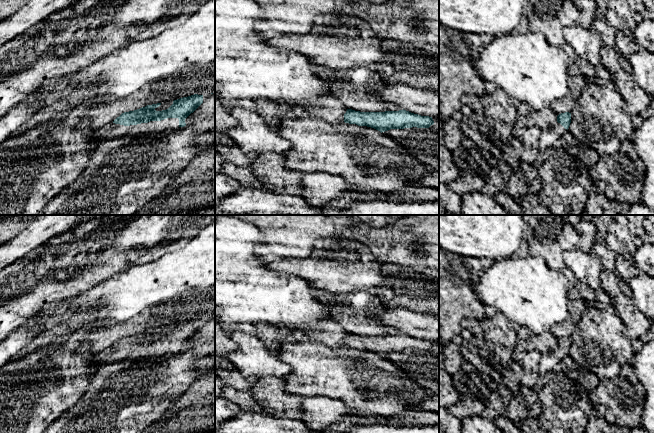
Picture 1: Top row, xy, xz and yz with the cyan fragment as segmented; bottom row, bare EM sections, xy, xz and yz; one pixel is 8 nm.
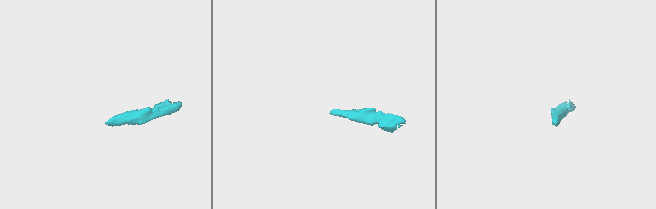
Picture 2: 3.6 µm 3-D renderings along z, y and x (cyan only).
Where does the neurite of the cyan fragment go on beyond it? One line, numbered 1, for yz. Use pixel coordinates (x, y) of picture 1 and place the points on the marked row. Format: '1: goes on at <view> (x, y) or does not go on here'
1: goes on at yz (549, 136)

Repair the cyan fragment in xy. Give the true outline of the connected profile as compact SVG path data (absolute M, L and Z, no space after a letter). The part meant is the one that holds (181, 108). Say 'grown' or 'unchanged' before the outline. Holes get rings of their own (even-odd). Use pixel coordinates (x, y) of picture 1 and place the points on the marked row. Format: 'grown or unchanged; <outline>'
grown; M194 94L173 101L166 110L156 111L161 103L147 105L140 109L124 112L112 123L96 130L98 143L126 135L152 134L174 131L186 126L185 119L203 103L203 95Z

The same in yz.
grown; M565 112L557 116L557 124L542 130L539 139L539 151L544 151L550 148L554 143L562 137L567 131L571 123L571 113Z

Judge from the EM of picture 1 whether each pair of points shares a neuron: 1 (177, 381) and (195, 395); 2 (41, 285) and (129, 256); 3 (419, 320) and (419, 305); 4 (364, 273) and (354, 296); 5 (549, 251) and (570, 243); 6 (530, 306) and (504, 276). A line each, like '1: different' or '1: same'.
1: different
2: same
3: different
4: different
5: same
6: same

